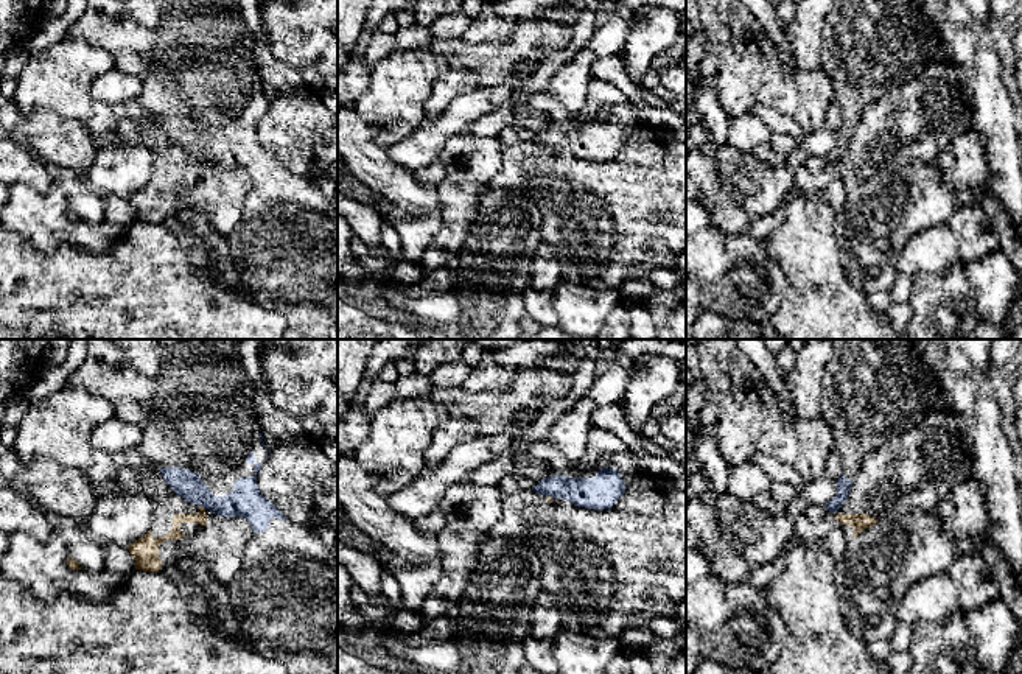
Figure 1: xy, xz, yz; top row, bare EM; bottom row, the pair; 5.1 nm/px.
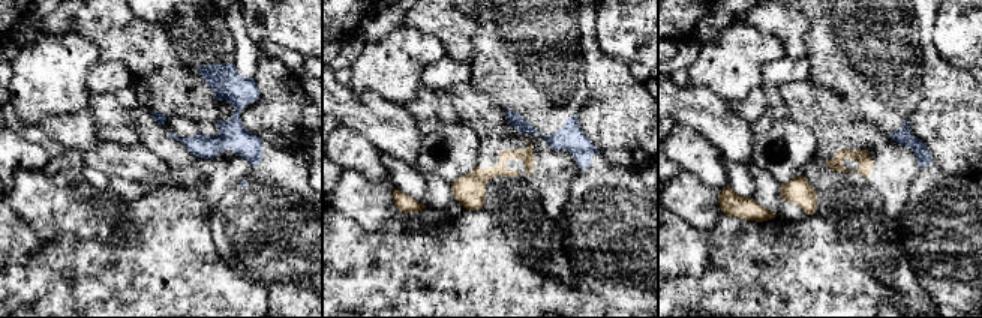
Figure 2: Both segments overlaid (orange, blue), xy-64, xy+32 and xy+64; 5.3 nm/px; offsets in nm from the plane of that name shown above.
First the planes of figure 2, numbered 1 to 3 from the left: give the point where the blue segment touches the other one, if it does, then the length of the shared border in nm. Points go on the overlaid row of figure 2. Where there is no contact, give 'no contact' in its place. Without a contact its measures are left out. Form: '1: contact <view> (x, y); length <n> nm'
1: no contact
2: no contact
3: no contact

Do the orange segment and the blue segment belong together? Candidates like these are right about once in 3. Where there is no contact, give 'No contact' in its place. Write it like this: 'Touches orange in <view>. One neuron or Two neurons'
Touches orange in xy. Two neurons

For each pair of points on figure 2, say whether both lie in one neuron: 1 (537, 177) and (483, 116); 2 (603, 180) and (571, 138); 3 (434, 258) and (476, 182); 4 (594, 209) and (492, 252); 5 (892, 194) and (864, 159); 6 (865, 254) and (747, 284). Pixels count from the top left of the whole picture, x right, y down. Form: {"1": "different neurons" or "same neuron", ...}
{"1": "same neuron", "2": "same neuron", "3": "different neurons", "4": "different neurons", "5": "same neuron", "6": "different neurons"}

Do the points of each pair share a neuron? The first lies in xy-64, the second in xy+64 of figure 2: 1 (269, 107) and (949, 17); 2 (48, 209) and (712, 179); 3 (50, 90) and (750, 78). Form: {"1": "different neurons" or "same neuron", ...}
{"1": "different neurons", "2": "different neurons", "3": "same neuron"}

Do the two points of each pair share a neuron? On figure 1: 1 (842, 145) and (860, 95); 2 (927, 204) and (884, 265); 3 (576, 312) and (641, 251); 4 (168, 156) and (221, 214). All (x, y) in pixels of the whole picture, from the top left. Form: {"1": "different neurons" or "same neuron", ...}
{"1": "same neuron", "2": "same neuron", "3": "different neurons", "4": "same neuron"}

